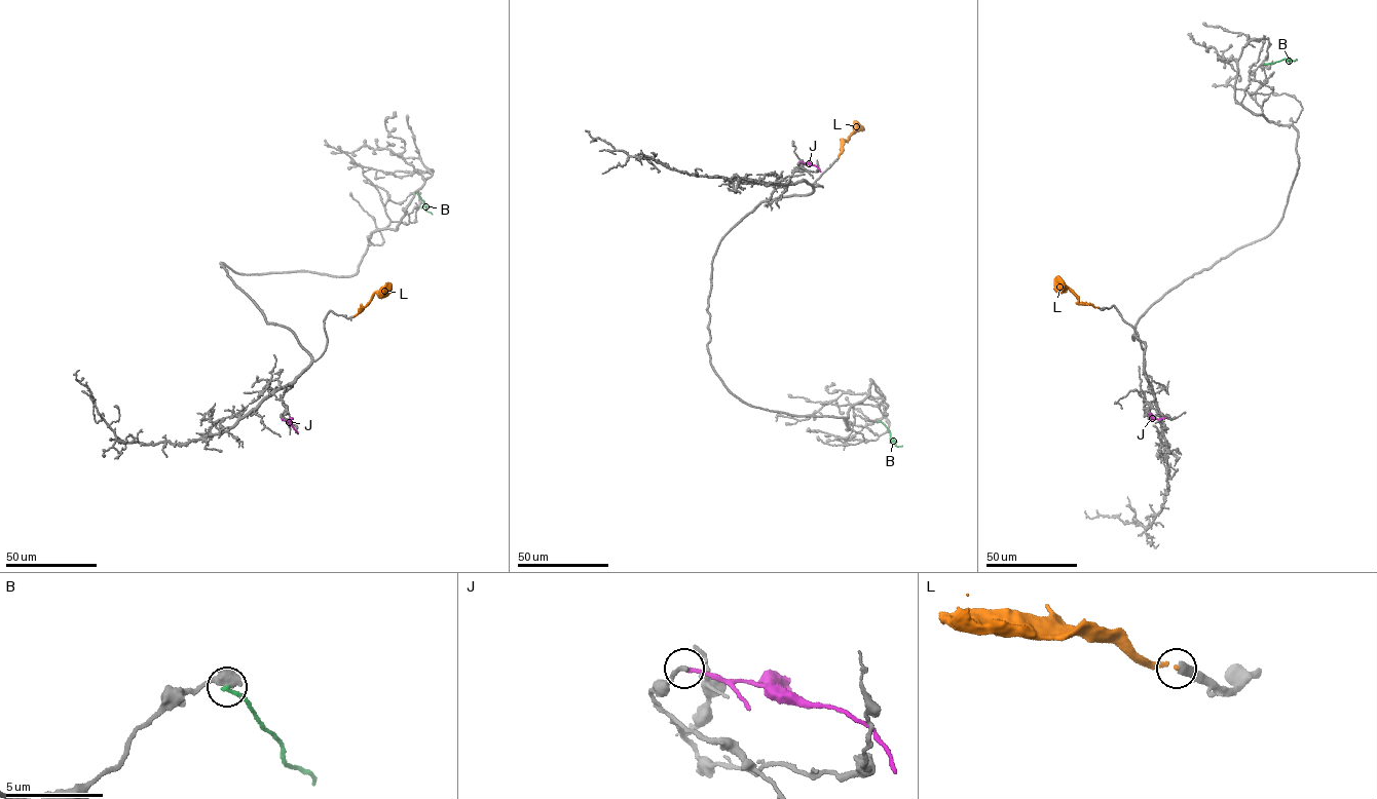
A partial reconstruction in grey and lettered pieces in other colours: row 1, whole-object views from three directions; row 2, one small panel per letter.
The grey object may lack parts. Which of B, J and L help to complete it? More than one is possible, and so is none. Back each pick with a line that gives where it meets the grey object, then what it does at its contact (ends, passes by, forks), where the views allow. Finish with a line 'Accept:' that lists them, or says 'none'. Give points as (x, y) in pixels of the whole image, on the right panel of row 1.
L: meets grey at (1098, 307); it ends there
Accept: L

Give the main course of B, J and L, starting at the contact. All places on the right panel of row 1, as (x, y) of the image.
B: (1263, 64), (1296, 60)
J: (1149, 420), (1165, 418)
L: (1098, 307), (1079, 303), (1068, 288), (1059, 283), (1057, 275)

